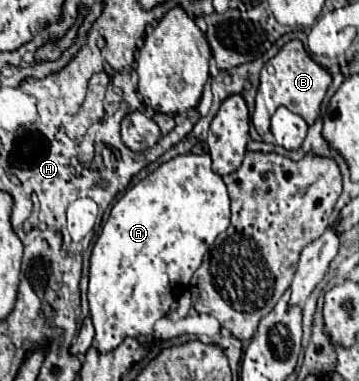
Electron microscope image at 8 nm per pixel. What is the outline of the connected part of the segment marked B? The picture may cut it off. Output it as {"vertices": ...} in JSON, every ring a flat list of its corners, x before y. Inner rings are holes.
{"vertices":[[299,40,287,42,279,50,279,54,275,58,271,58,261,70,259,92,263,94,265,102,255,100,255,112,251,116,257,134,265,136,269,132,269,114,273,114,279,106,285,106,285,108,297,112,307,124,313,124,315,118,319,116,319,108,321,108,321,102,325,98,329,84,331,84,331,74,311,60,311,56,305,52,303,44]]}

